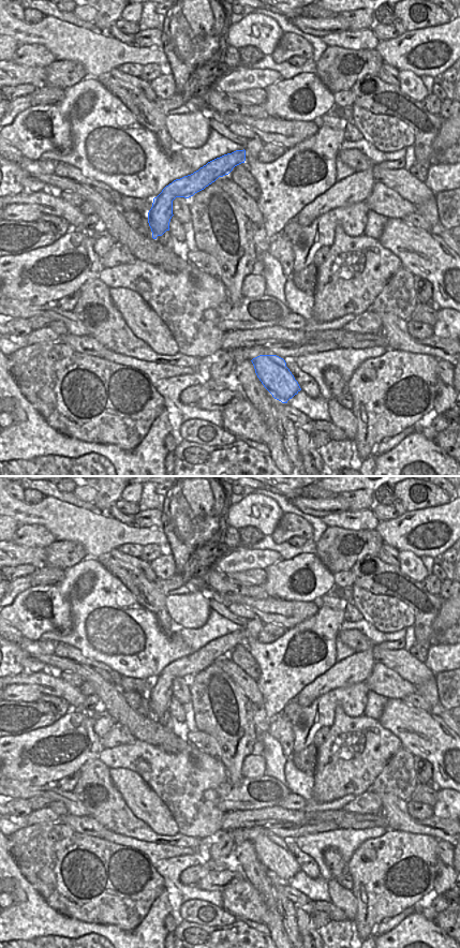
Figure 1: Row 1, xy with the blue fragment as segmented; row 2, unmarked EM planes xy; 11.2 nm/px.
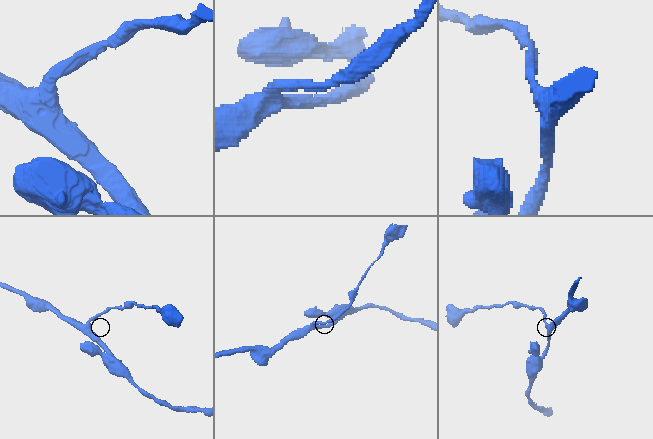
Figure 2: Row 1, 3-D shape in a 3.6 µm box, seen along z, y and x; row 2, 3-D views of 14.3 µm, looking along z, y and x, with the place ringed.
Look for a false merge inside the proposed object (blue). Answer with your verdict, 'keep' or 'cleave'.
keep

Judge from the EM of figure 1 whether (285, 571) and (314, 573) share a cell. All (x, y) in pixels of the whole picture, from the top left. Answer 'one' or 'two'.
one

